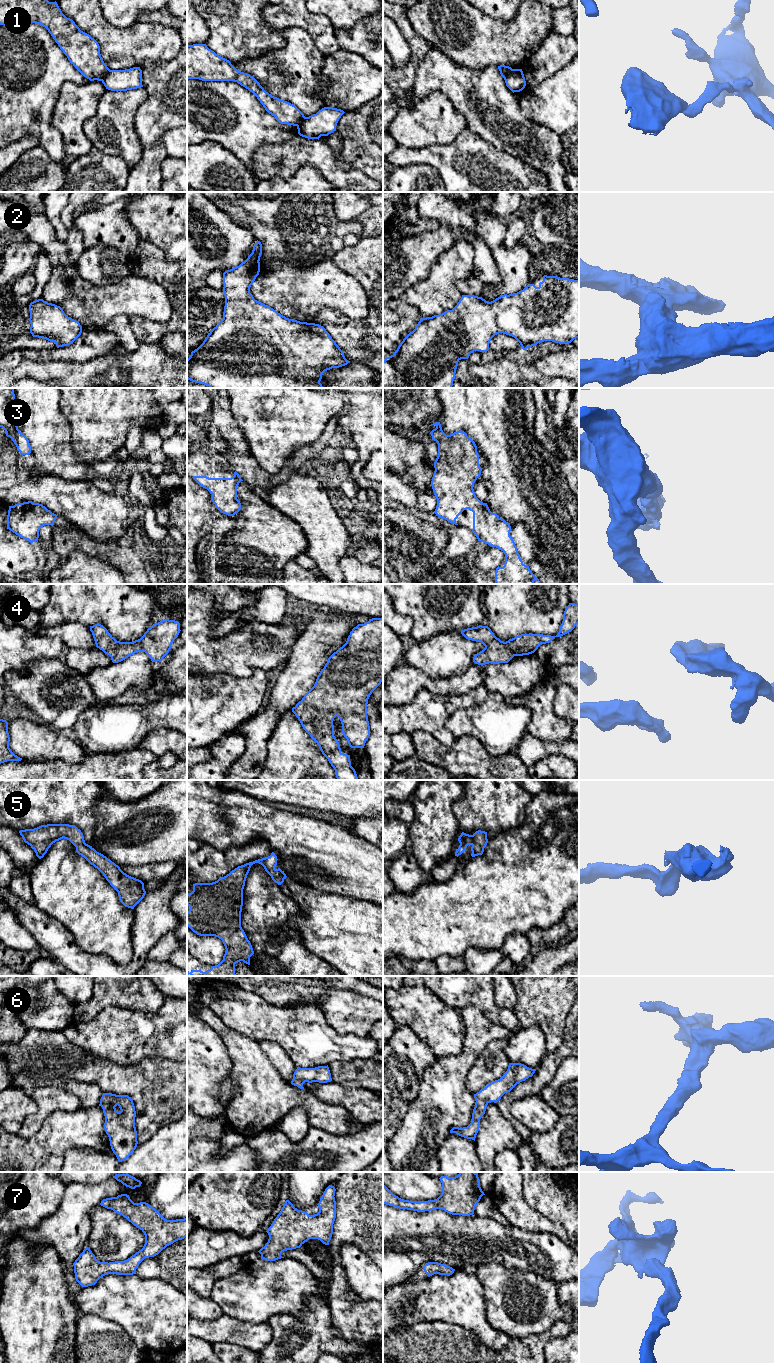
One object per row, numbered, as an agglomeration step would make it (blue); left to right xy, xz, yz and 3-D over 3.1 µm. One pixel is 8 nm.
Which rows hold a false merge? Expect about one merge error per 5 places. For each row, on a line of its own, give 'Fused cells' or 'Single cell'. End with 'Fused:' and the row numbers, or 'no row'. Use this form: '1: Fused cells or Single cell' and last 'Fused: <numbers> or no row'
1: Fused cells
2: Single cell
3: Single cell
4: Single cell
5: Single cell
6: Single cell
7: Single cell
Fused: 1

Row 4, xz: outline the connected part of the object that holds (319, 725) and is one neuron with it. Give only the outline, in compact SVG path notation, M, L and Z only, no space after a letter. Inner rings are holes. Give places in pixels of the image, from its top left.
M372 618L352 629L346 643L334 652L317 676L314 686L307 691L301 701L292 708L303 729L317 743L322 754L335 770L337 780L358 780L355 769L351 766L350 755L341 752L338 740L334 736L333 720L337 716L342 724L342 733L351 748L364 748L370 736L367 716L368 699L383 681L383 618Z

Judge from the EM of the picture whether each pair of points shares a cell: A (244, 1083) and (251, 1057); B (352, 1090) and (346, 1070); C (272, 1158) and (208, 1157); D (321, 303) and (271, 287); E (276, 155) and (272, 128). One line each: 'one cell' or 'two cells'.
A: one cell
B: two cells
C: two cells
D: one cell
E: two cells

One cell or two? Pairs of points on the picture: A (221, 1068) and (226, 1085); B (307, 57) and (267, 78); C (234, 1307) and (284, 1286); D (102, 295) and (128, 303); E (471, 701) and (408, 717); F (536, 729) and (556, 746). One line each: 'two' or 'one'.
A: two
B: one
C: one
D: one
E: one
F: two

